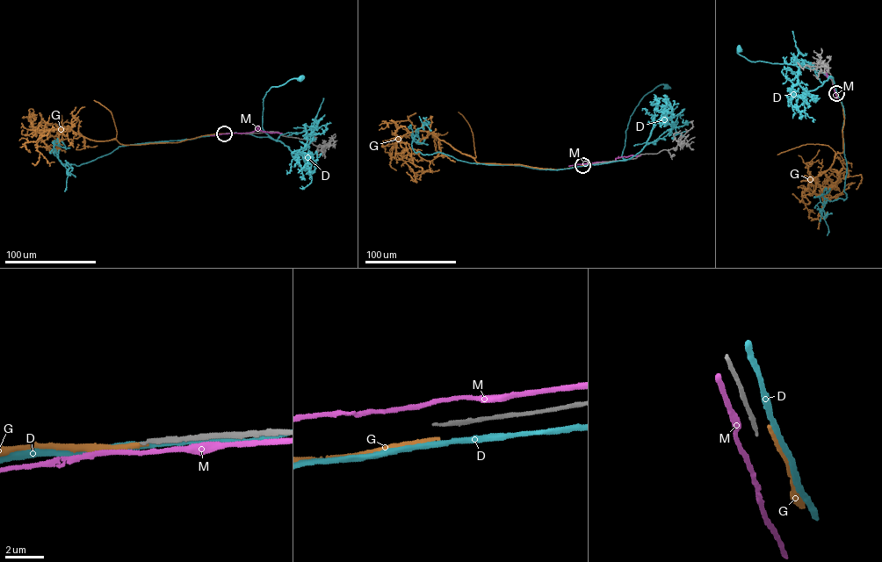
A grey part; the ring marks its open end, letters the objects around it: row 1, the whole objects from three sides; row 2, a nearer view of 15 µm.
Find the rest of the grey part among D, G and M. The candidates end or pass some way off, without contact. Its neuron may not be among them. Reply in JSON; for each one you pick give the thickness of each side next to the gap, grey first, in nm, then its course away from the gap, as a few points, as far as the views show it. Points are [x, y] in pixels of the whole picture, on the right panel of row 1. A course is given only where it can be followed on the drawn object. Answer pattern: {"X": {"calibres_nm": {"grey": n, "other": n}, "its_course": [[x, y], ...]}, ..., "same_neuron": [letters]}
{"same_neuron": []}

